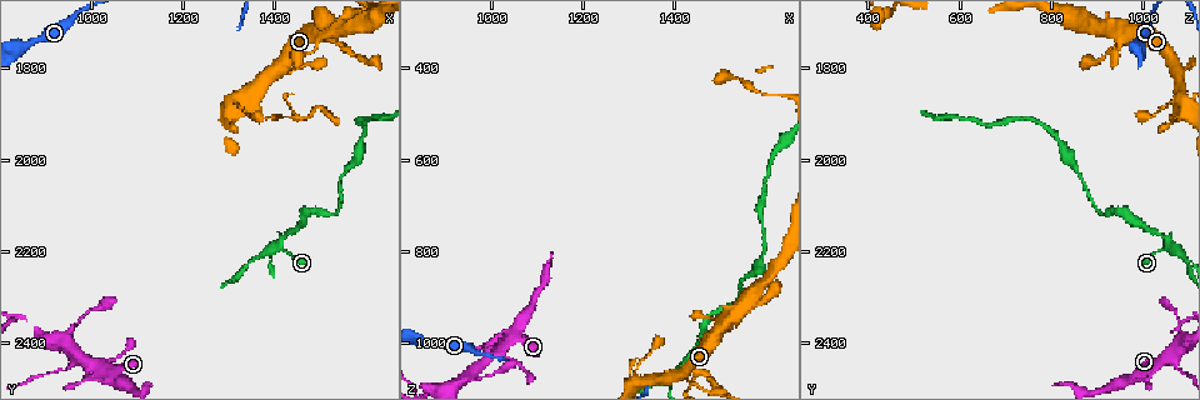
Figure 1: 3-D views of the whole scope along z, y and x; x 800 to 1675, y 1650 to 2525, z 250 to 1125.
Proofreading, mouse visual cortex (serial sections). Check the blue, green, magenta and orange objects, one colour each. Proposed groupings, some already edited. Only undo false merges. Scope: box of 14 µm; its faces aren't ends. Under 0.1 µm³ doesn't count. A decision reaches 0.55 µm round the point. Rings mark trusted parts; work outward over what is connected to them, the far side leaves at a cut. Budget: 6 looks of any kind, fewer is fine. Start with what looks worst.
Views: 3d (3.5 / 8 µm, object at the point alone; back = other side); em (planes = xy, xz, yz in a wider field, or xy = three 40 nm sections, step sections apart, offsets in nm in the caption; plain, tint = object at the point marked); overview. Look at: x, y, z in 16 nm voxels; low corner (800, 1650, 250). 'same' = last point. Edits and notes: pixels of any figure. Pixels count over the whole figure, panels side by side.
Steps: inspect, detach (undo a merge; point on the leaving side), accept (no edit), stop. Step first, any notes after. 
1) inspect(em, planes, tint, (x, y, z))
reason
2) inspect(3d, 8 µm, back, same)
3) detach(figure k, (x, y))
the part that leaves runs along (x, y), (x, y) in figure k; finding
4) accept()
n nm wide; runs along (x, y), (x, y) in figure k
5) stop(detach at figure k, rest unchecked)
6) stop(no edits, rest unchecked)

inspect(3d, 3.5 µm, (1445, 1910, 1070))

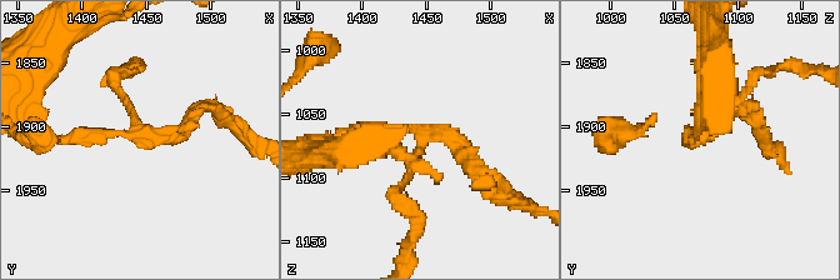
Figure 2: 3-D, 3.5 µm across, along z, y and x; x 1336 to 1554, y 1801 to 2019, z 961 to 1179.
accept()
arms of 100, 150, 150 nm; runs along (345, 131), (444, 135), (475, 173) in figure 2; continuous, no second cell

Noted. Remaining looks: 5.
inspect(3d, 3.5 µm, (1415, 2195, 1045))
arms part here

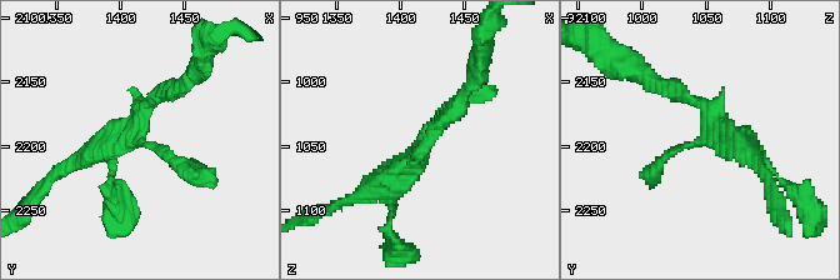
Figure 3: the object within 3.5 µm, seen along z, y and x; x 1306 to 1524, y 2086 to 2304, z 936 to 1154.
accept()
runs along (653, 174), (710, 128), (698, 100), (669, 89) in figure 3; continuous, no second cell

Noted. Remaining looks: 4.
inspect(3d, 3.5 µm, (975, 2430, 1060))
three arms meet

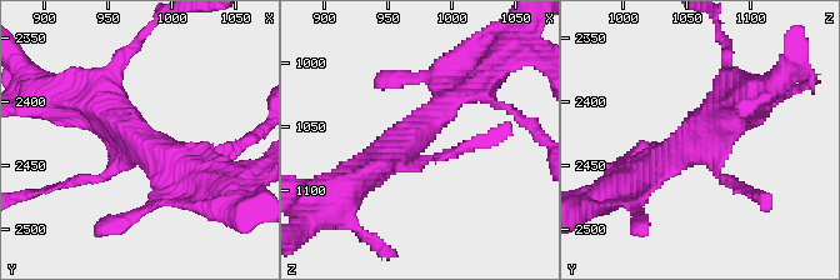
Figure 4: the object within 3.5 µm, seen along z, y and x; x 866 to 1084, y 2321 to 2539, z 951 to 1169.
inspect(em, xy, step 5, tint, (970, 2430, 1056))
3 arms; arms of 150, 300, 400 nm; shape alone is not enough

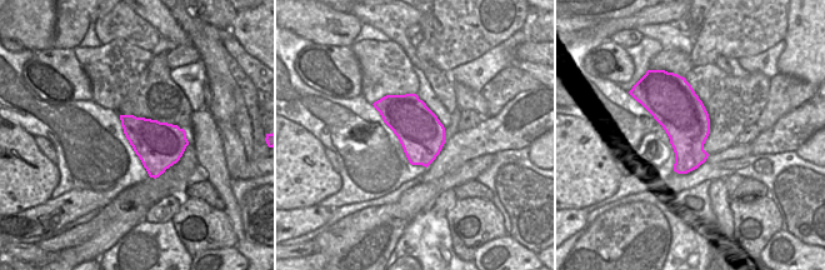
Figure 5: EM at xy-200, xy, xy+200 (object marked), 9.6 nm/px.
accept()
runs along (474, 86), (359, 180) in figure 4; all the same cell

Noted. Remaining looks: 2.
stop(no edits, rest unchecked)

